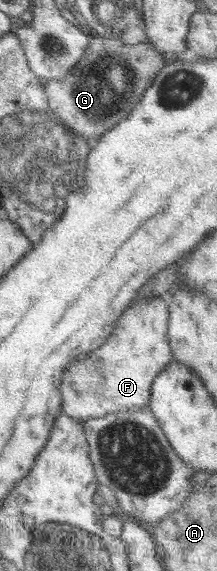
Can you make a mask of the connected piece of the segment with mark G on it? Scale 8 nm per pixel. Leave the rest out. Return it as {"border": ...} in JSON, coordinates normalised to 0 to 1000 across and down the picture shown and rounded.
{"border":[[[424,58],[410,79],[346,117],[318,123],[290,138],[207,142],[198,152],[226,189],[258,203],[276,205],[304,221],[318,221],[336,231],[350,231],[429,259],[456,240],[581,210],[613,187],[636,182],[664,159],[710,145],[705,140],[719,131],[760,117],[765,109],[756,105],[756,96],[687,74],[581,77],[567,67],[516,70]]]}

